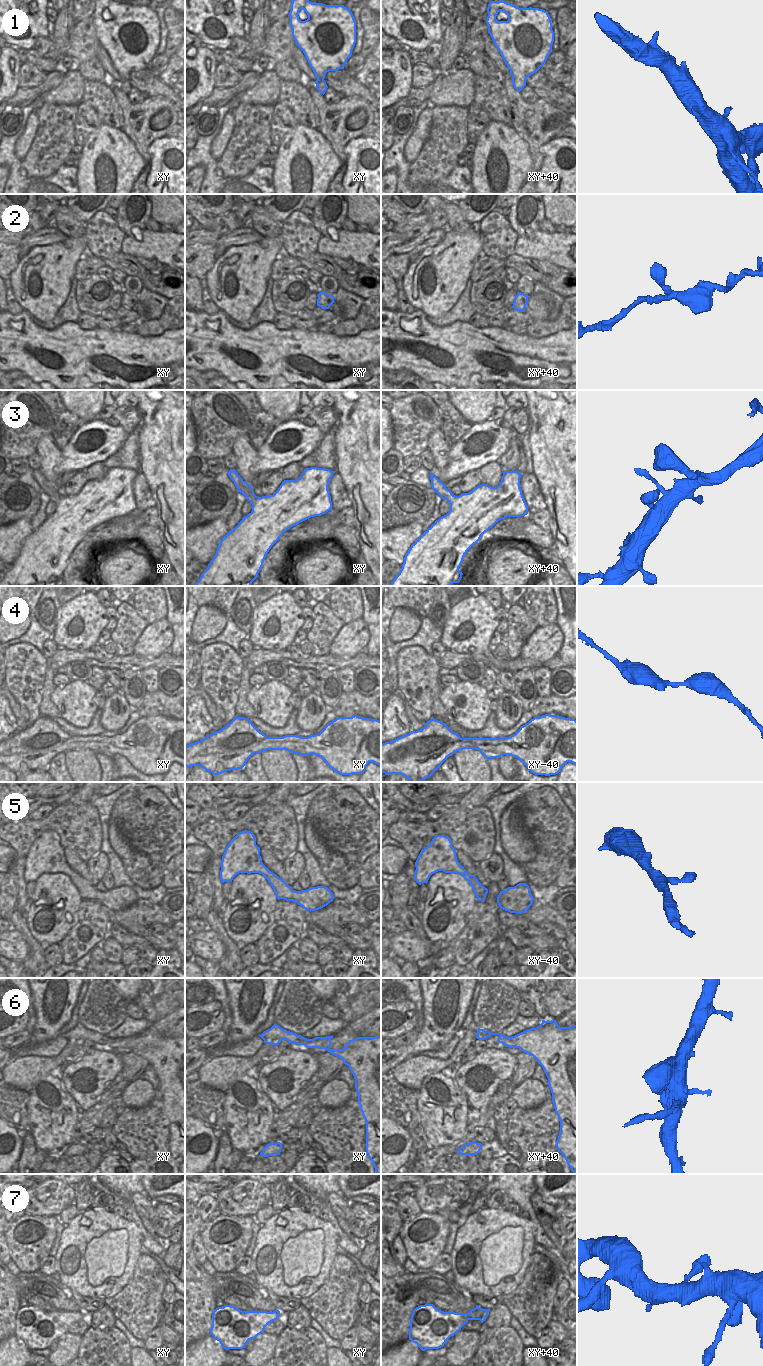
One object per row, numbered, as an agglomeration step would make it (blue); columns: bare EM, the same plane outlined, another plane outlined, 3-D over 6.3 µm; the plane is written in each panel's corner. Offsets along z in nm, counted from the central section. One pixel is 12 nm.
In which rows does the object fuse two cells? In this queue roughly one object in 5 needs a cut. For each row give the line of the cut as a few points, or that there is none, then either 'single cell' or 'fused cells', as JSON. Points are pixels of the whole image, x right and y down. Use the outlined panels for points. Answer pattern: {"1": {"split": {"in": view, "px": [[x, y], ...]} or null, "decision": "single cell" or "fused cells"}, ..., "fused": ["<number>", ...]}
{"1": {"split": null, "decision": "single cell"}, "2": {"split": null, "decision": "single cell"}, "3": {"split": null, "decision": "single cell"}, "4": {"split": null, "decision": "single cell"}, "5": {"split": null, "decision": "single cell"}, "6": {"split": null, "decision": "single cell"}, "7": {"split": null, "decision": "single cell"}, "fused": []}

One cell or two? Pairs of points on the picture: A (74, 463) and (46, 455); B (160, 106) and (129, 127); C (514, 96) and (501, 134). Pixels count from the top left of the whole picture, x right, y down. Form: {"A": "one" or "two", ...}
{"A": "two", "B": "one", "C": "two"}

